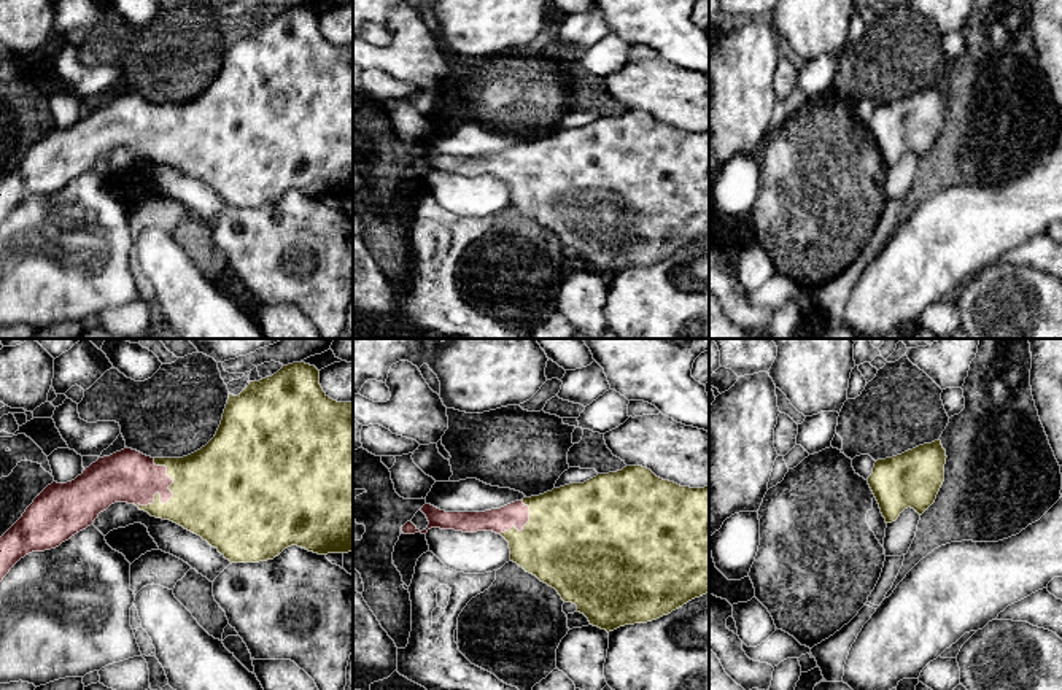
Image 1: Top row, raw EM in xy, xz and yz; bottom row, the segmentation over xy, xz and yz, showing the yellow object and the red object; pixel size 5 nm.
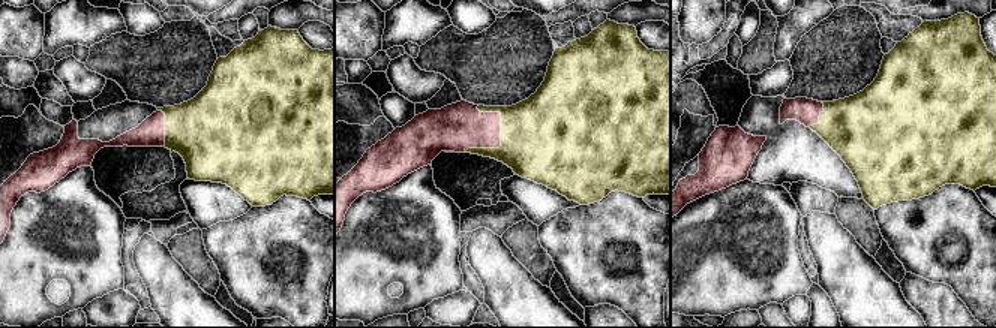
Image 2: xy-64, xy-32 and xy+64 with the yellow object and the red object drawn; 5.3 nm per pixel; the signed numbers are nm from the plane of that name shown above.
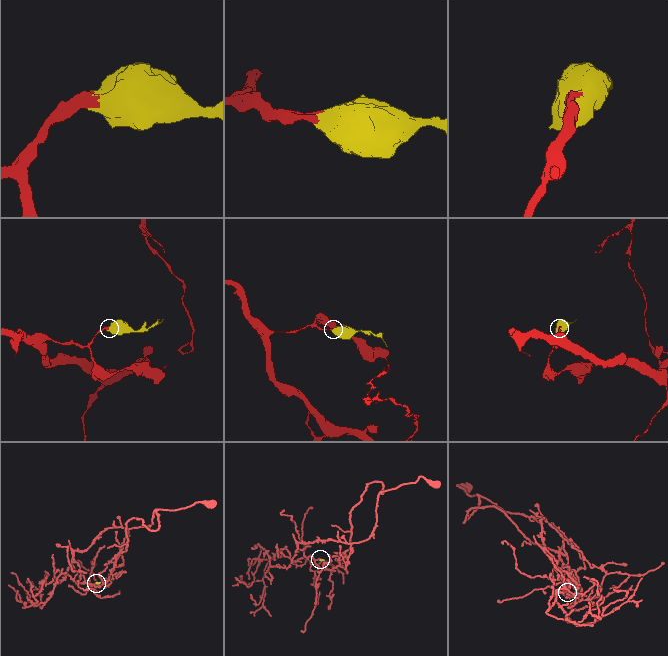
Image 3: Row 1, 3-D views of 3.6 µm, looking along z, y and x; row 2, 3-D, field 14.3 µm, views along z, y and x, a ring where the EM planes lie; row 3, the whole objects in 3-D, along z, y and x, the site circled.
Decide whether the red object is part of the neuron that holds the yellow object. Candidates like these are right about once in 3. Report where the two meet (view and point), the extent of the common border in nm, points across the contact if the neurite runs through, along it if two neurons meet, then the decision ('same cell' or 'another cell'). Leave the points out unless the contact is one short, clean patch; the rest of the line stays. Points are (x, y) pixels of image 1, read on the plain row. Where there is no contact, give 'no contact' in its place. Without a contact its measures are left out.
xy (174, 139) | 260 nm | across xy (223, 135), (174, 139), (164, 131), (129, 120) | same cell

